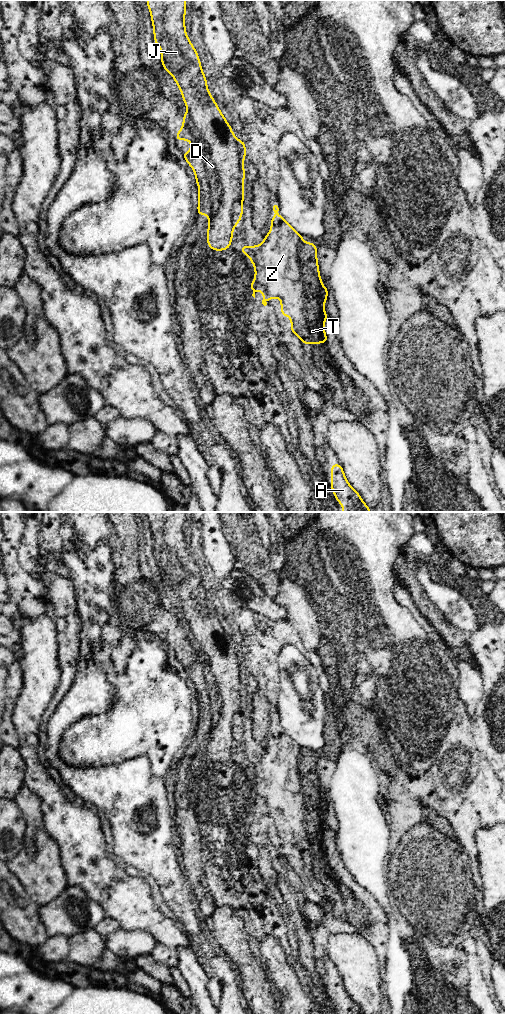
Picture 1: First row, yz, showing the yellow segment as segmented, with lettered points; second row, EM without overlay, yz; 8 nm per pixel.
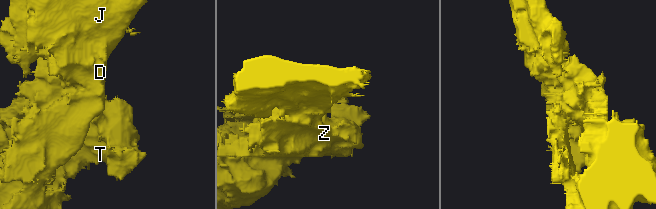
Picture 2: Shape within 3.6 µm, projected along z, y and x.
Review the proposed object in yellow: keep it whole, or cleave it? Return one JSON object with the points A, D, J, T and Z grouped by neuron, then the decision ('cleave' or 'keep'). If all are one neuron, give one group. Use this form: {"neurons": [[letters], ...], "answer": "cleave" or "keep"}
{"neurons": [["A", "D", "J", "T", "Z"]], "answer": "keep"}

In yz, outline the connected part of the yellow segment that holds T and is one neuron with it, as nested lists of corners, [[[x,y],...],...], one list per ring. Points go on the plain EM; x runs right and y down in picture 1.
[[[277,727],[271,730],[271,743],[267,745],[260,758],[240,758],[239,761],[251,770],[251,775],[255,778],[255,792],[250,796],[252,808],[255,810],[255,803],[262,802],[264,818],[267,817],[268,811],[279,809],[281,827],[291,829],[291,844],[301,851],[302,856],[328,855],[323,836],[329,830],[324,822],[329,801],[323,798],[319,787],[317,758],[313,754],[305,755],[303,749],[281,727]]]

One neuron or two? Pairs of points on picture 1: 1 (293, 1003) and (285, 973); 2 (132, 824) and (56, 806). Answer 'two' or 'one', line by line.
1: one
2: two

